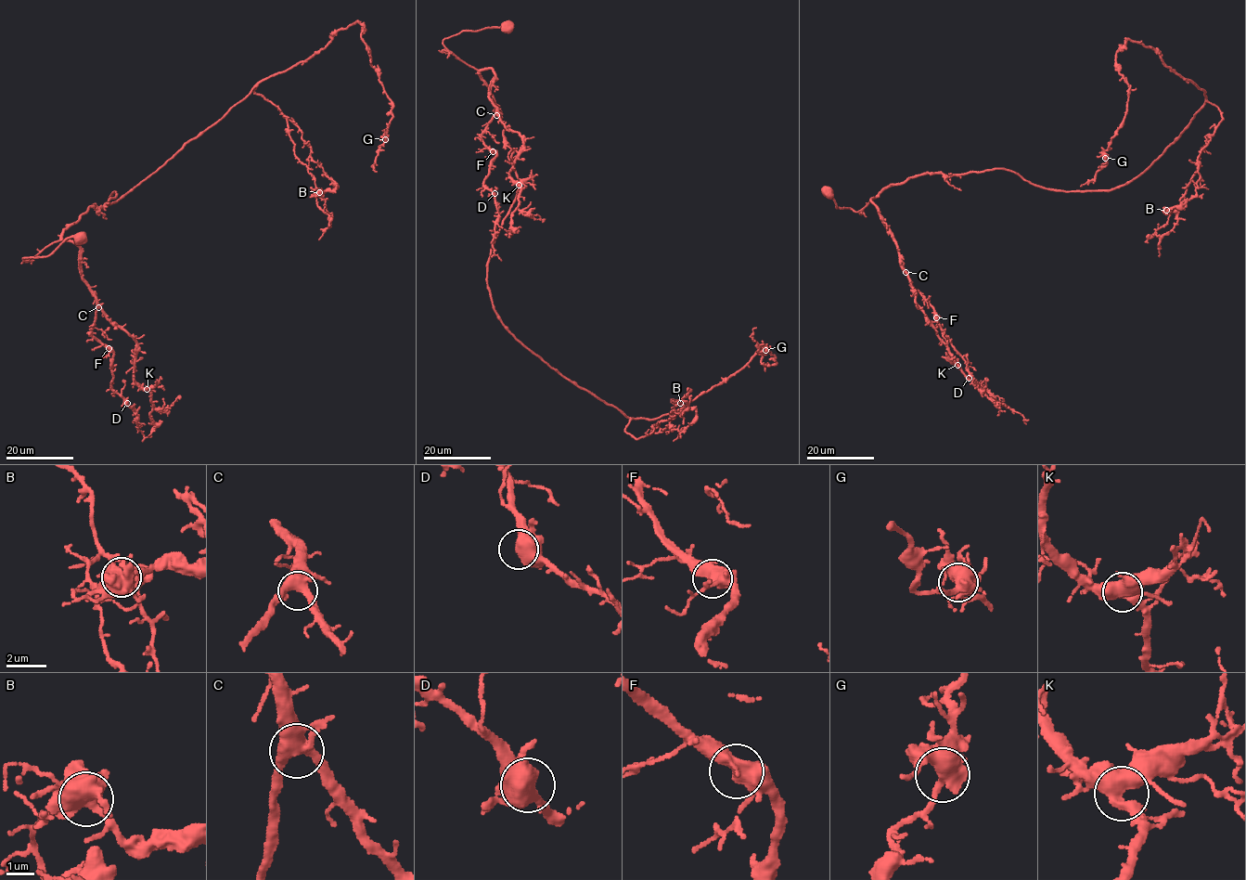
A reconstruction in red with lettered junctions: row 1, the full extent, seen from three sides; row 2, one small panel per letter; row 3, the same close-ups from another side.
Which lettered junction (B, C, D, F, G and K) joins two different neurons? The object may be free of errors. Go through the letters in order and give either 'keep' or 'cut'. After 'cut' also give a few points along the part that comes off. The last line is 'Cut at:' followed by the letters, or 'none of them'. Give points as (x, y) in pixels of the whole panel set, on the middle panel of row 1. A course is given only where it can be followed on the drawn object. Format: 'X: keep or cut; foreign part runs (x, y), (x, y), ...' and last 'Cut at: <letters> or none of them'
B: keep
C: keep
D: keep
F: keep
G: keep
K: keep
Cut at: none of them

